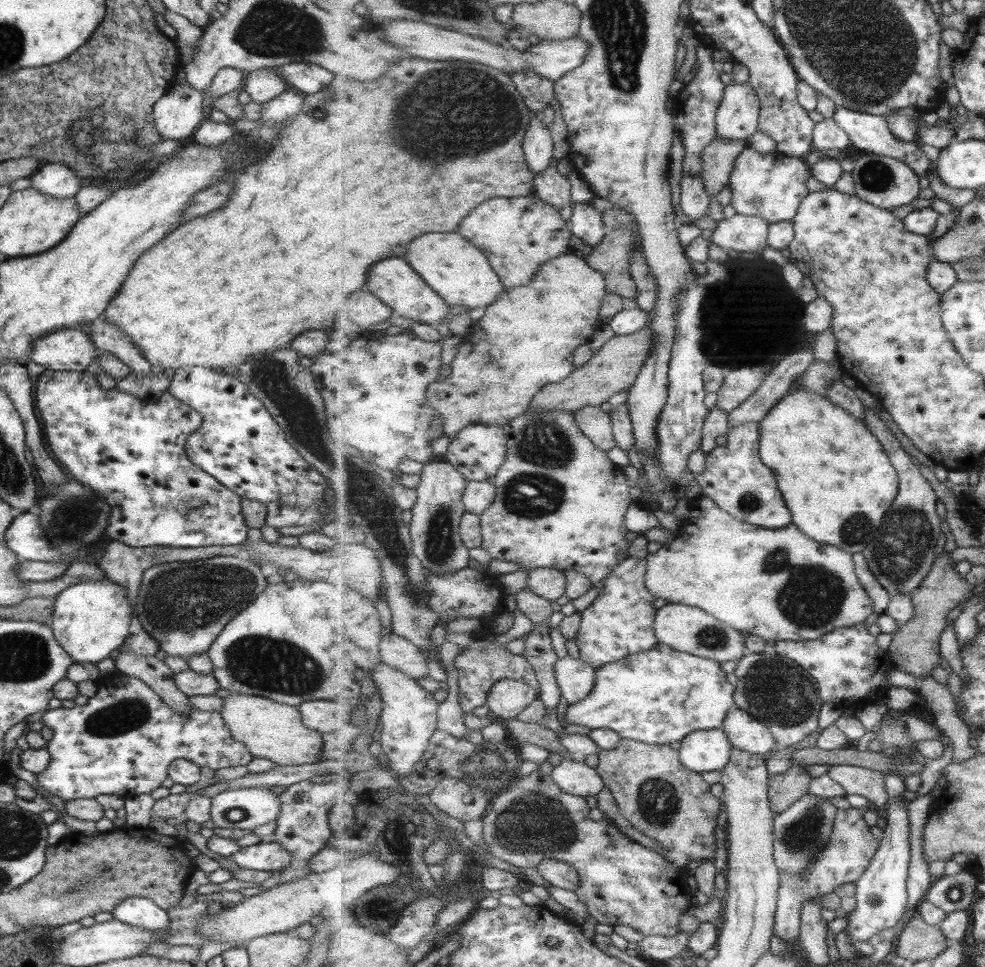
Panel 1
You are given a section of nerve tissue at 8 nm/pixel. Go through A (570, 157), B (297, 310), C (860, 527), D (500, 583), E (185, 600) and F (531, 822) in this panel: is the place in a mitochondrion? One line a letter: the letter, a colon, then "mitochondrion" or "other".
A: other
B: other
C: mitochondrion
D: other
E: mitochondrion
F: mitochondrion

